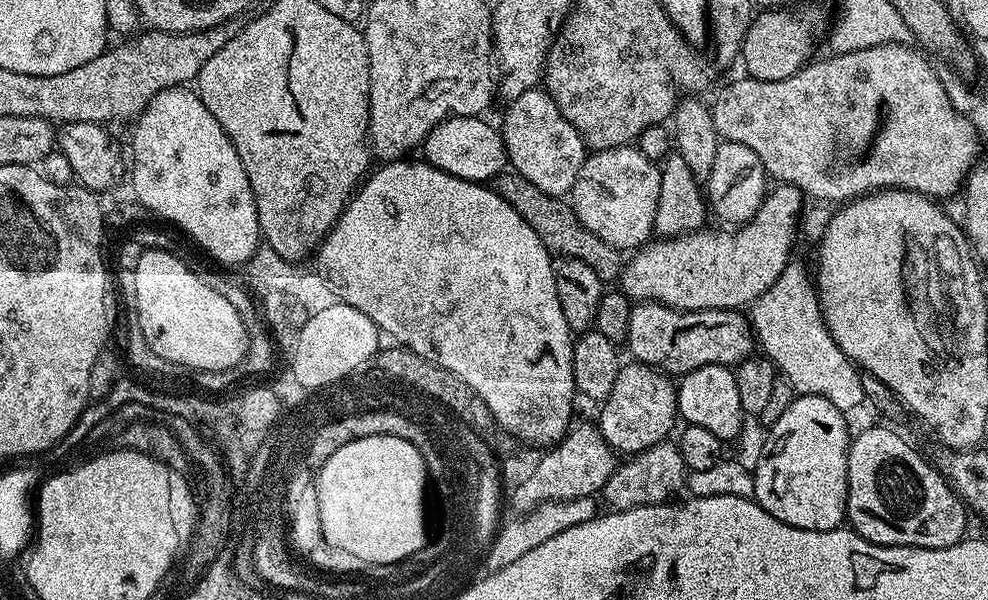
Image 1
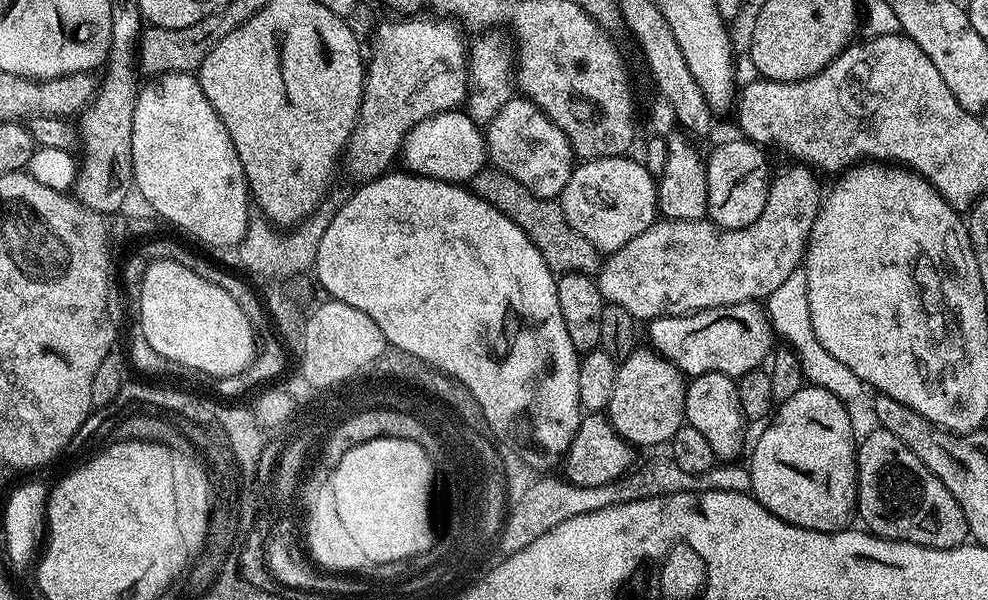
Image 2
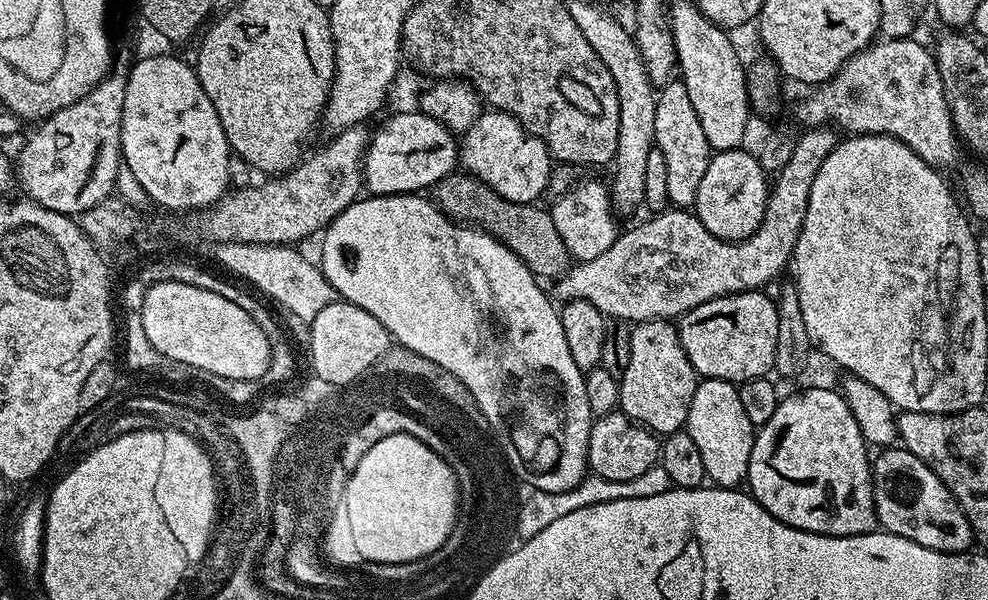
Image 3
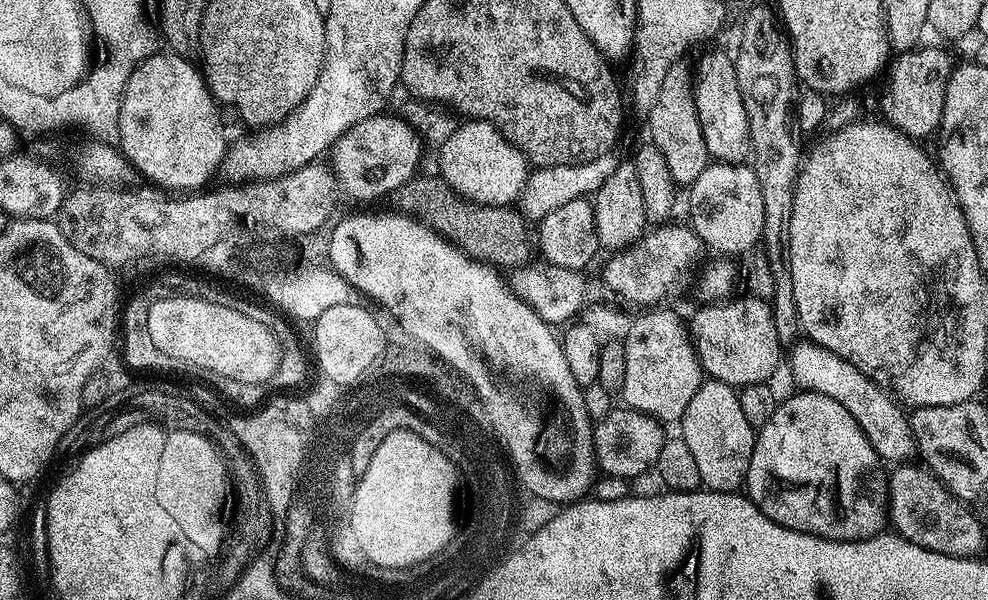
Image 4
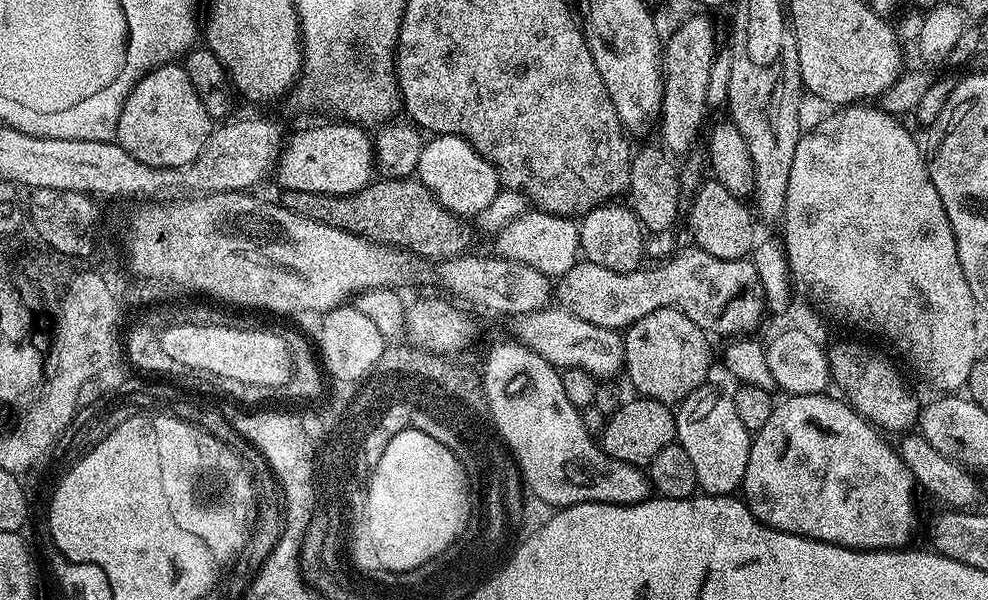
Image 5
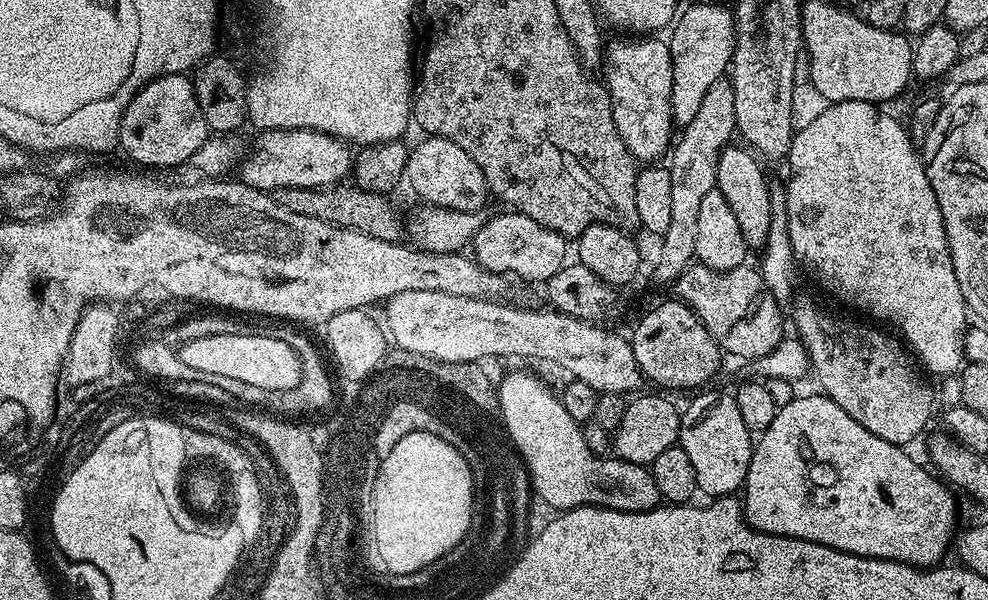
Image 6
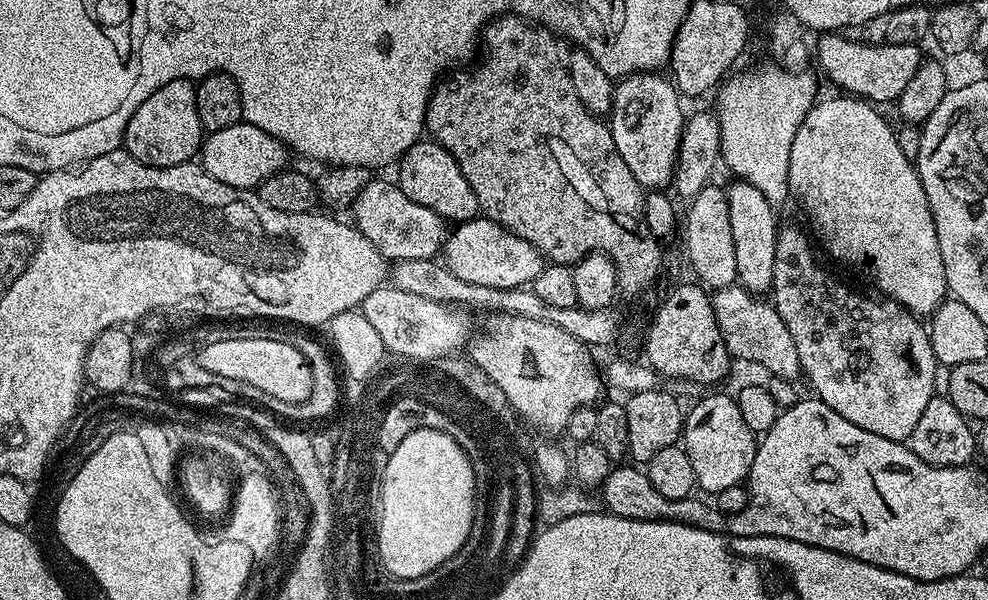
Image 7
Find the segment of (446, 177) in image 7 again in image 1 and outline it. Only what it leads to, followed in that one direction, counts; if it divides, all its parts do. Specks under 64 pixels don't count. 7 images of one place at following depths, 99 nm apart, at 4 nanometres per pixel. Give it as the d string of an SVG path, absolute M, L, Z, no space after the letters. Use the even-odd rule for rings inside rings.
M537 86L526 90L517 100L511 101L504 112L504 128L502 124L502 135L504 137L504 149L508 155L508 164L511 171L522 174L522 178L527 178L538 190L542 190L551 196L567 197L572 191L574 182L578 178L578 170L582 170L586 155L586 145L582 134L574 130L558 110L558 106L552 101L552 96L543 87Z

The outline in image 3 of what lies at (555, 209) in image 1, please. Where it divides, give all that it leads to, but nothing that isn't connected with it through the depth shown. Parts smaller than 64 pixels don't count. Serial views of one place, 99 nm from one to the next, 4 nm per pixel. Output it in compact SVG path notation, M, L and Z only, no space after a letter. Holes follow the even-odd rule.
M453 174L442 178L432 185L430 196L451 220L483 228L494 238L502 241L510 251L518 254L518 258L524 260L524 265L536 277L559 278L568 271L570 257L562 238L558 238L558 230L554 230L552 213L547 207L539 208L541 205L536 202L531 204L510 202L475 176L467 174Z

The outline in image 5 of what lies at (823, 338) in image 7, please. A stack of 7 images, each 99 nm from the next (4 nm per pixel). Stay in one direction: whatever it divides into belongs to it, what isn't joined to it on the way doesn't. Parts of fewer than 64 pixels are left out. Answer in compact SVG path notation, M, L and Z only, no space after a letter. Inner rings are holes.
M836 344L827 349L827 355L831 377L835 385L838 384L844 390L843 399L869 424L880 430L897 428L898 433L904 434L919 421L921 402L912 397L899 370L886 357L879 356L860 344Z

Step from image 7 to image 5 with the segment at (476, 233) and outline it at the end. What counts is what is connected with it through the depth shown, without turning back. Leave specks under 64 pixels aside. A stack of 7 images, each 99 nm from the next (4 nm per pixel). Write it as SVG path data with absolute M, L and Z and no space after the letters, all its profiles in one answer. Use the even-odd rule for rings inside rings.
M527 210L498 233L498 240L499 255L522 262L526 266L534 266L534 270L549 278L566 275L578 263L578 257L581 255L577 221L567 216L556 216L552 212Z

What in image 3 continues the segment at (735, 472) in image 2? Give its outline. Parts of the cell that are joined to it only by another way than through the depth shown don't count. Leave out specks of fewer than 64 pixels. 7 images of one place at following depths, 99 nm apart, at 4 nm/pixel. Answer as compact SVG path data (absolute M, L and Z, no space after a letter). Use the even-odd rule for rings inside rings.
M659 466L646 470L646 474L638 474L638 478L626 478L626 482L614 482L610 478L588 474L582 482L578 482L578 486L574 486L574 490L529 491L529 496L524 501L519 501L514 528L517 533L521 532L521 537L527 538L538 534L538 530L546 530L546 526L550 526L550 522L556 521L557 518L574 514L574 510L582 510L582 506L598 506L602 502L618 502L622 498L654 498L654 494L668 492L673 487L670 474L666 474L666 470Z

